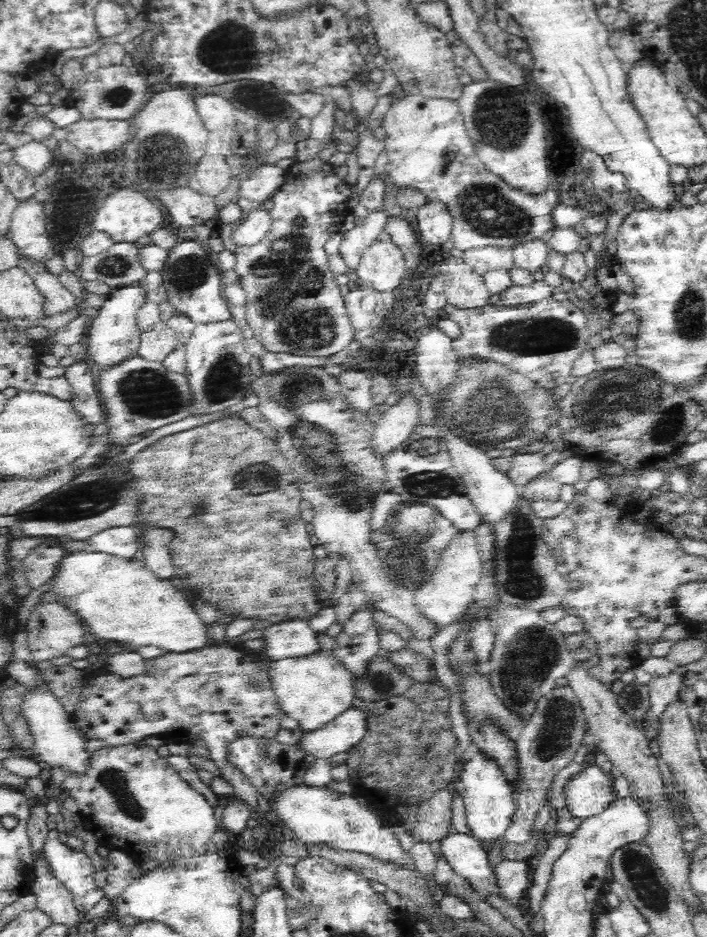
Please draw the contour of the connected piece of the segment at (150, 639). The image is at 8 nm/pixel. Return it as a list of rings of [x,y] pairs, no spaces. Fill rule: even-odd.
[[[83,549],[68,554],[60,562],[60,567],[54,572],[52,582],[50,591],[58,596],[60,604],[65,604],[72,613],[77,615],[80,622],[84,621],[97,639],[128,642],[138,649],[142,646],[155,646],[165,653],[172,652],[173,654],[198,652],[216,643],[210,639],[210,623],[202,622],[200,615],[194,610],[195,605],[186,599],[184,589],[181,592],[171,580],[156,577],[143,561],[120,559]]]

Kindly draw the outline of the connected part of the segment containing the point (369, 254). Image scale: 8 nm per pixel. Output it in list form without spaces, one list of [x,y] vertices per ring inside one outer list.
[[[375,240],[361,256],[354,272],[361,282],[369,283],[374,290],[392,295],[408,274],[407,261],[398,245],[392,241]]]

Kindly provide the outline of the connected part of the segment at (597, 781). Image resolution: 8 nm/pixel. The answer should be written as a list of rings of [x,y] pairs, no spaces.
[[[593,762],[589,768],[572,776],[564,786],[567,803],[566,809],[569,815],[584,821],[607,812],[618,798],[610,786],[609,774],[606,774],[604,770],[600,770]]]

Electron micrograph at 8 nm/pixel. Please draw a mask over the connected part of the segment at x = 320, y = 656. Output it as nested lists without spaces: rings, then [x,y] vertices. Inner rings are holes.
[[[318,652],[310,658],[288,658],[272,662],[272,686],[280,698],[284,715],[295,720],[304,732],[316,732],[336,720],[342,712],[352,707],[354,685],[351,672],[337,662],[331,653]],[[286,706],[300,706],[300,710],[290,710]]]

